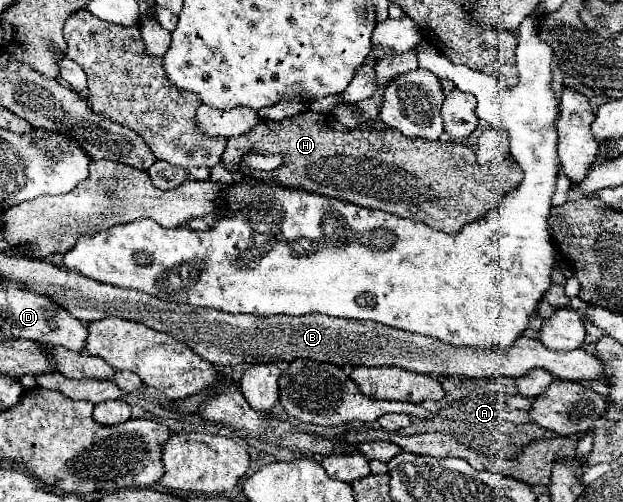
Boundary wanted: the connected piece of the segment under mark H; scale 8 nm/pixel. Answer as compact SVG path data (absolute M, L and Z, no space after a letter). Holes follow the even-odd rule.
M311 110L301 112L299 116L283 118L281 122L261 120L251 132L229 138L227 148L221 156L221 166L229 172L243 172L259 180L277 180L283 186L295 186L295 188L303 188L307 192L315 192L321 196L347 200L363 208L383 210L389 214L397 214L401 218L413 218L435 230L443 230L449 234L459 232L465 224L485 216L491 208L497 208L499 200L503 200L503 196L511 188L515 188L515 184L523 178L523 170L513 158L493 160L481 166L475 158L475 148L467 144L407 138L399 130L393 130L393 128L385 128L385 130L363 130L363 128L349 130L345 126L337 128L337 122L329 114L315 114ZM249 152L257 152L263 156L279 154L283 158L283 164L275 168L273 172L245 168L241 160Z

